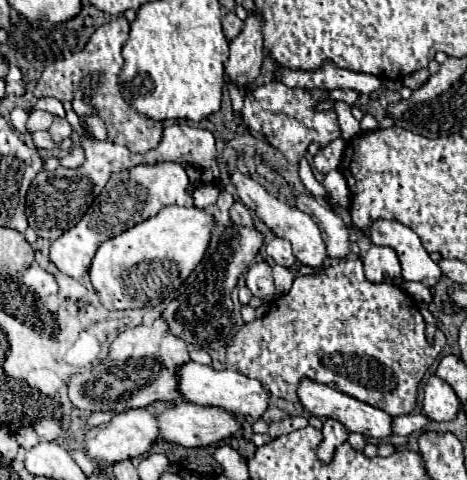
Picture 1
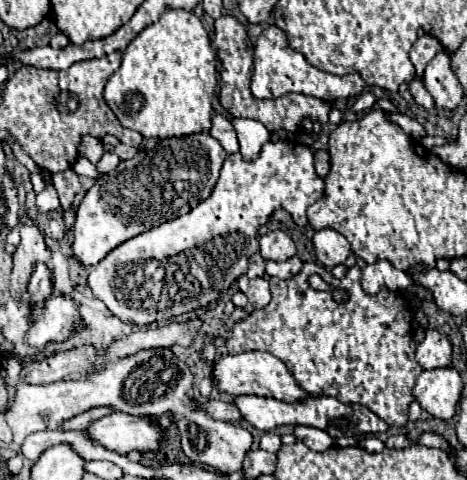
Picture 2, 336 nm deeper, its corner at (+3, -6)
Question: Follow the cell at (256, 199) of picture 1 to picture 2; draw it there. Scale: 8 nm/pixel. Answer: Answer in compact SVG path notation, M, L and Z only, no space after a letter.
M276 230L276 232L270 232L270 234L264 234L260 238L260 256L264 260L288 260L296 254L296 246L292 242L292 238L282 232L282 230Z

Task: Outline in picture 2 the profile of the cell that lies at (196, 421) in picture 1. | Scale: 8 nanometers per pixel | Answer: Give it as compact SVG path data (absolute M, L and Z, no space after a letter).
M112 412L100 420L94 420L86 428L86 434L100 446L126 456L130 450L158 450L162 428L156 426L148 416Z

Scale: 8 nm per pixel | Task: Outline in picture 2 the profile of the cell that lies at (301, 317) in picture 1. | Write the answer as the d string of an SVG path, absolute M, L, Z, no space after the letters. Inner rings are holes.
M306 262L304 268L290 280L270 278L272 300L266 308L254 310L248 318L232 326L232 336L226 342L228 354L240 354L248 350L264 350L282 360L288 372L294 376L300 388L308 394L332 396L340 402L356 402L370 408L390 426L406 426L408 406L414 400L412 388L420 374L412 338L412 312L404 294L392 290L380 290L380 294L366 294L360 286L360 268L352 266L342 280L336 280L326 268L316 262ZM310 274L320 274L332 288L342 288L348 294L346 302L336 302L332 292L318 292L308 286Z

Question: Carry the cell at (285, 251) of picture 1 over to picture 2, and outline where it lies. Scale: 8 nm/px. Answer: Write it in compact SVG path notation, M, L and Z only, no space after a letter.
M292 256L284 262L274 262L274 260L268 260L266 262L266 274L268 276L276 276L280 280L288 280L292 276L296 276L302 268L302 260L298 256Z

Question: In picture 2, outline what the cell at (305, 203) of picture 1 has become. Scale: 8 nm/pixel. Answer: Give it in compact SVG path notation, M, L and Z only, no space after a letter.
M332 228L318 230L312 242L316 248L317 261L328 270L332 270L338 264L344 264L346 258L352 254L350 242Z

